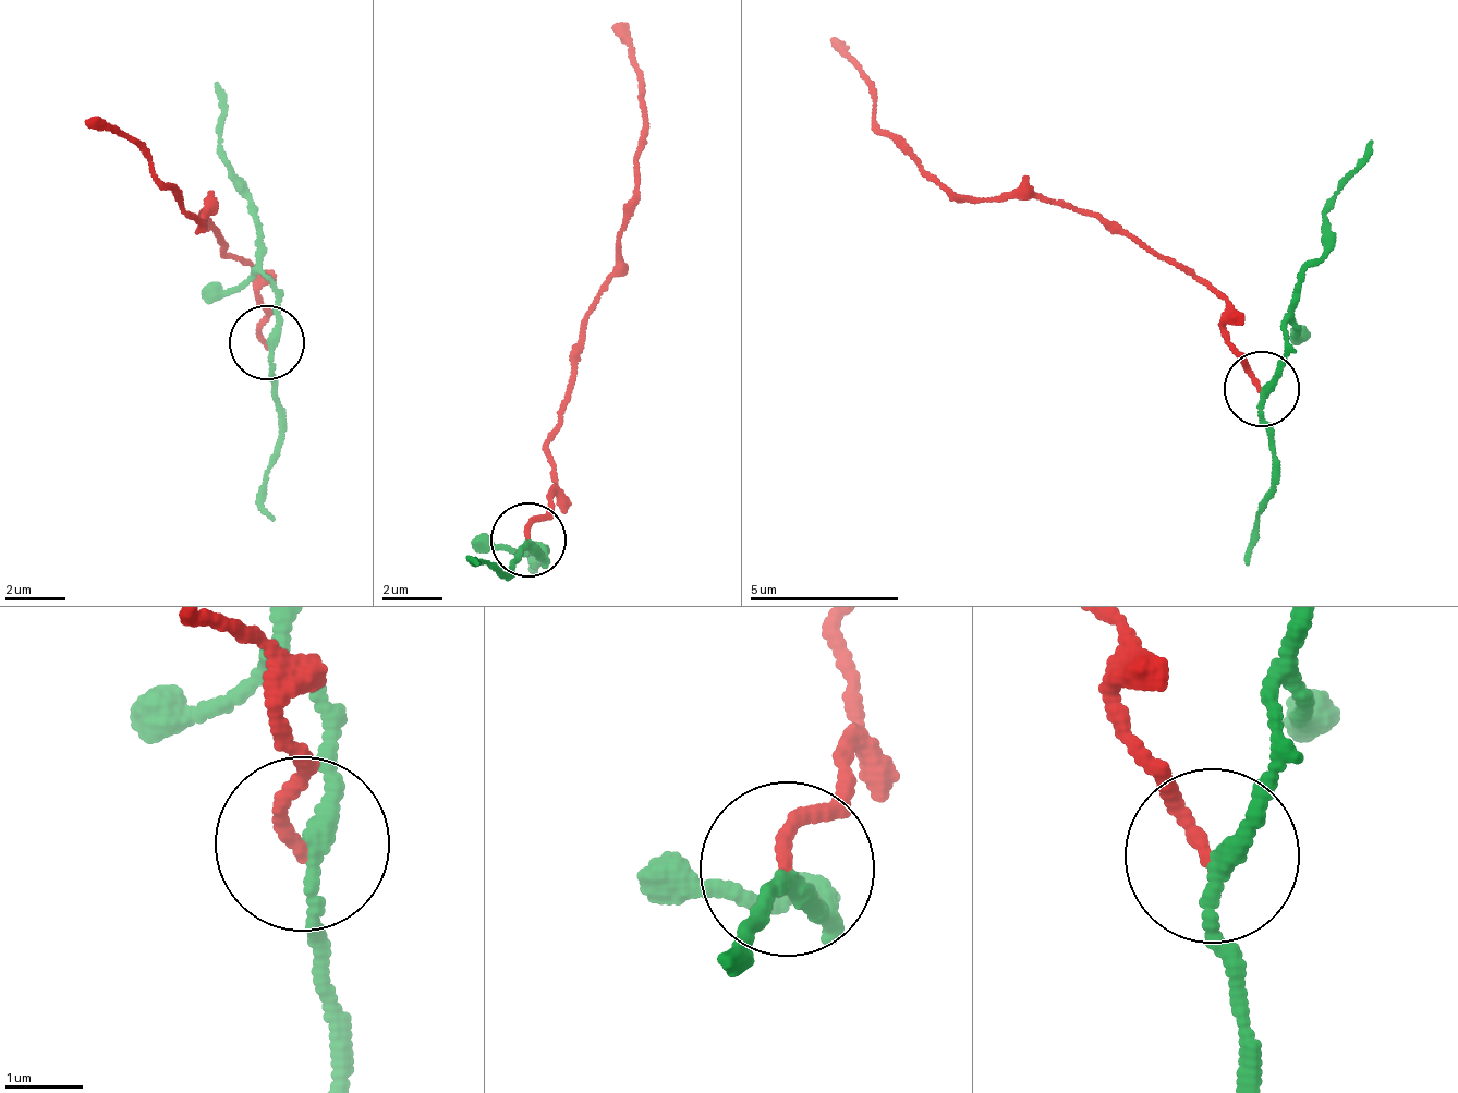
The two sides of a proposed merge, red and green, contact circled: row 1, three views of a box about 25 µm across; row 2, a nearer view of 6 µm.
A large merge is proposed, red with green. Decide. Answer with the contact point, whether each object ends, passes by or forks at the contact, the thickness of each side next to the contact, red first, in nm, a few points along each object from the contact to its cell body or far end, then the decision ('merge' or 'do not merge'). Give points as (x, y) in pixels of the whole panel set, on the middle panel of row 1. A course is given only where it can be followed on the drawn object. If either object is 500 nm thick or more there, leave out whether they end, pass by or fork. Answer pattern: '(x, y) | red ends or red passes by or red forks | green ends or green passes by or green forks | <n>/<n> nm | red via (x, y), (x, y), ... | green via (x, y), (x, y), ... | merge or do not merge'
(529, 539) | red ends | green passes by | 160/200 nm | red via (525, 542), (561, 489), (548, 454), (582, 334), (611, 272), (622, 203), (638, 169), (646, 97), (615, 24) | green via (525, 542), (538, 554), (550, 547), (537, 563), (526, 551), (533, 568) | do not merge

